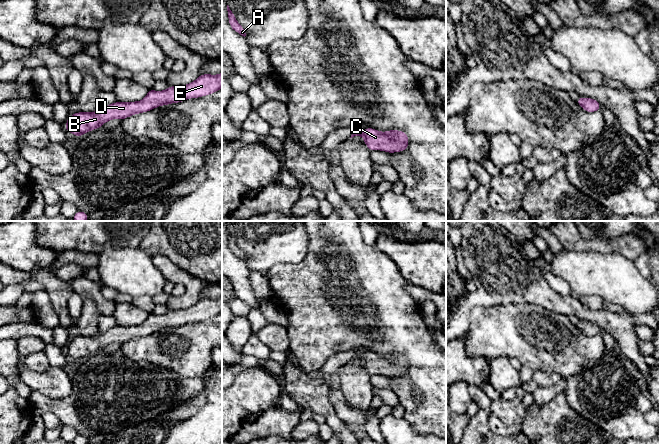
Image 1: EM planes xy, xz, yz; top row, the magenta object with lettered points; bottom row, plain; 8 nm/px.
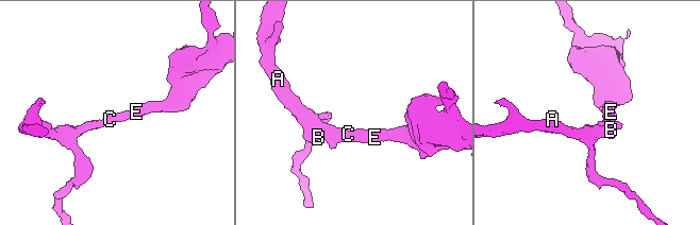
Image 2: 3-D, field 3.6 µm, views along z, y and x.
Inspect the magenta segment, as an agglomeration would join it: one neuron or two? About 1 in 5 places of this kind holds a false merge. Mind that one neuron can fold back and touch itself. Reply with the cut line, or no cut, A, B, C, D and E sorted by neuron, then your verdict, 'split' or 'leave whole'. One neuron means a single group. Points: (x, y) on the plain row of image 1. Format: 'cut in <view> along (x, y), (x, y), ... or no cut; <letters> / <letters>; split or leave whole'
no cut; A B C D E; leave whole

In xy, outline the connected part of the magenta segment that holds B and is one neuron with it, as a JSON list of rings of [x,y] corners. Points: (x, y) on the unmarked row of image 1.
[[[222,297],[217,299],[199,299],[195,305],[187,309],[168,311],[164,315],[149,313],[148,318],[141,325],[115,326],[92,337],[75,337],[69,340],[65,352],[68,356],[80,361],[91,354],[100,352],[109,344],[122,344],[134,338],[147,336],[162,329],[182,326],[189,322],[206,320],[221,312]]]

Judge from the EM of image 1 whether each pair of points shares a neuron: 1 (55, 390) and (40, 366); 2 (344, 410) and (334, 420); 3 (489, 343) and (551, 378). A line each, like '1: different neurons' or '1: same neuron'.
1: different neurons
2: different neurons
3: different neurons

